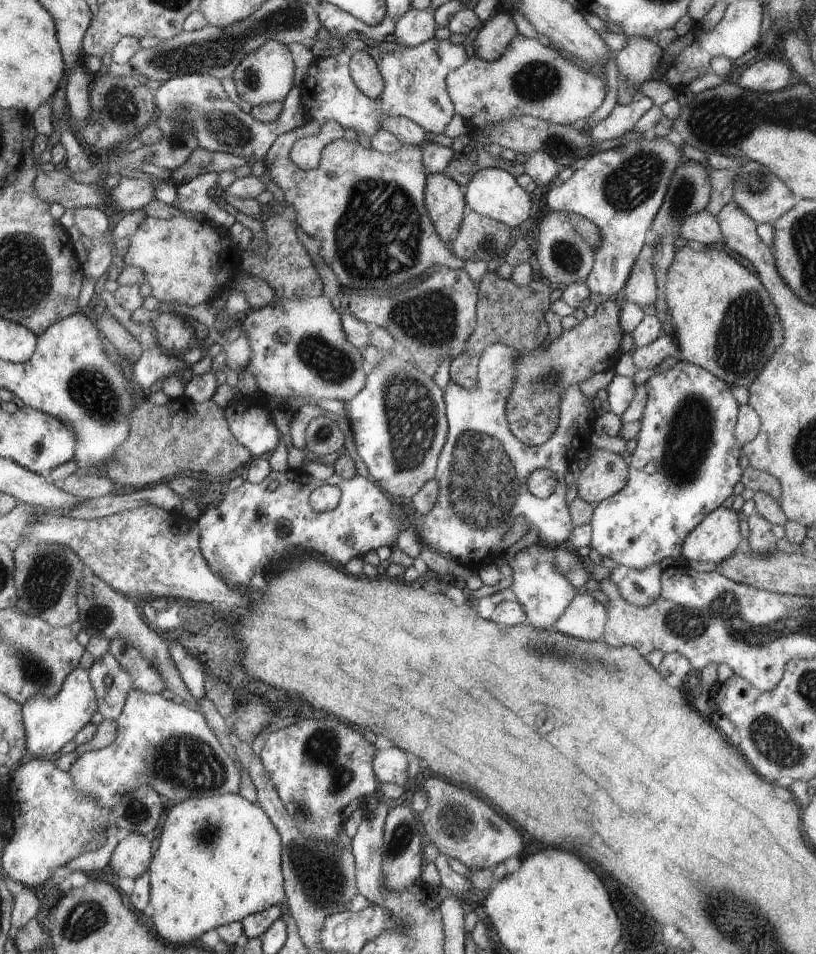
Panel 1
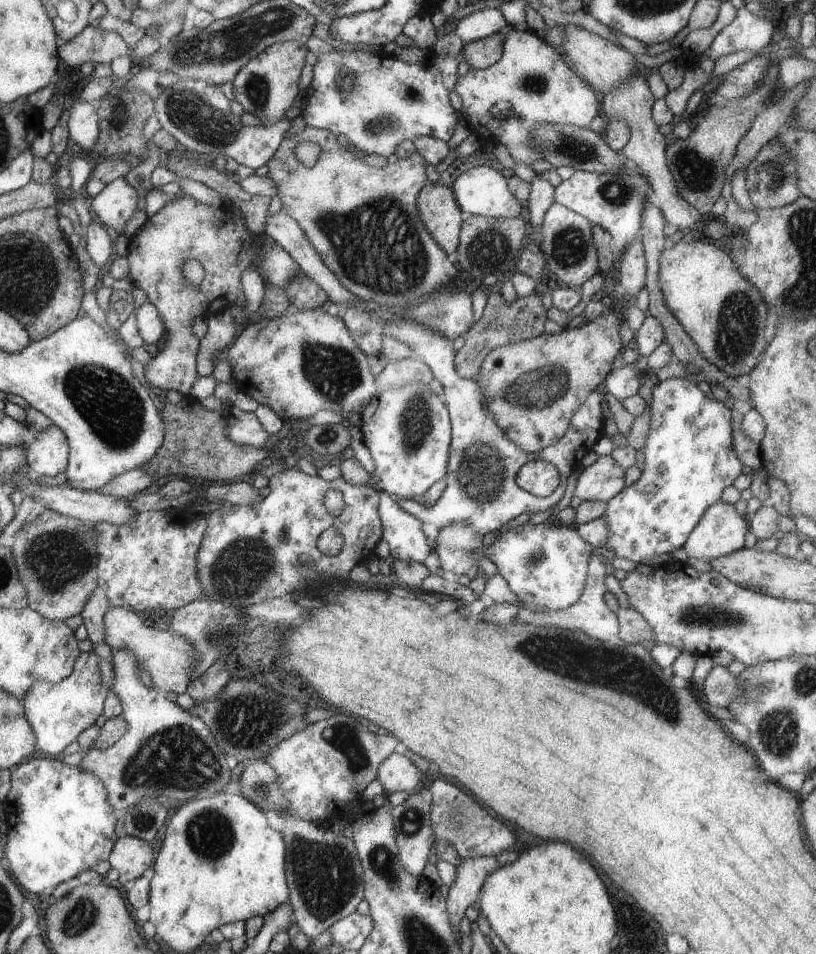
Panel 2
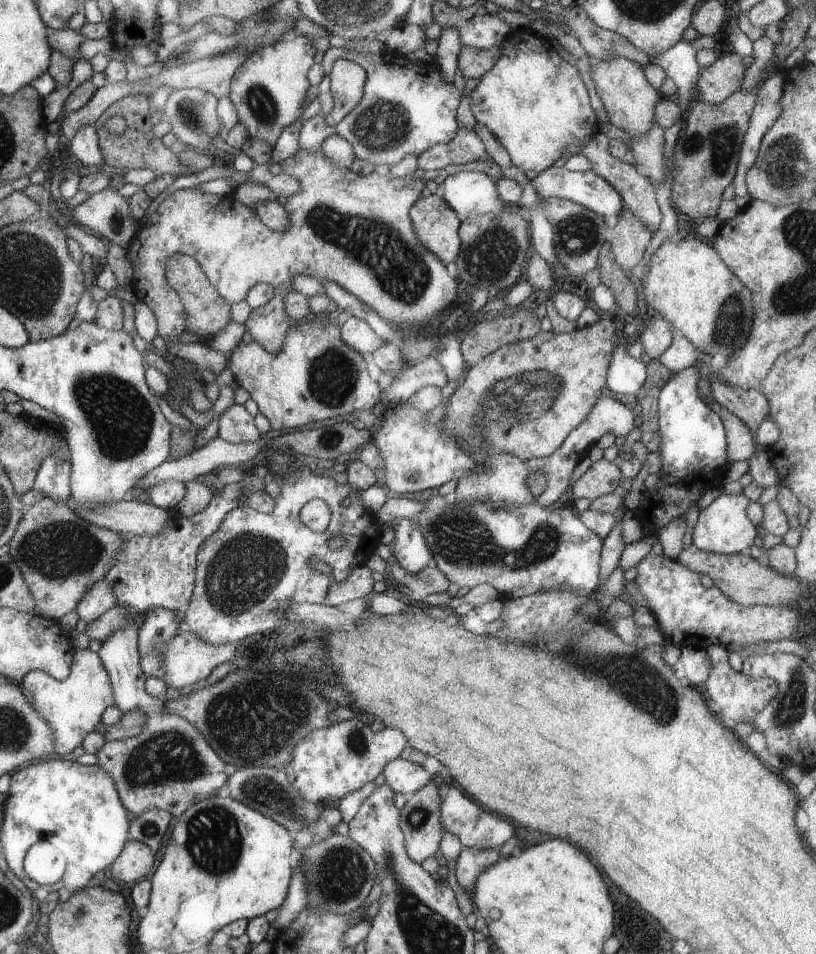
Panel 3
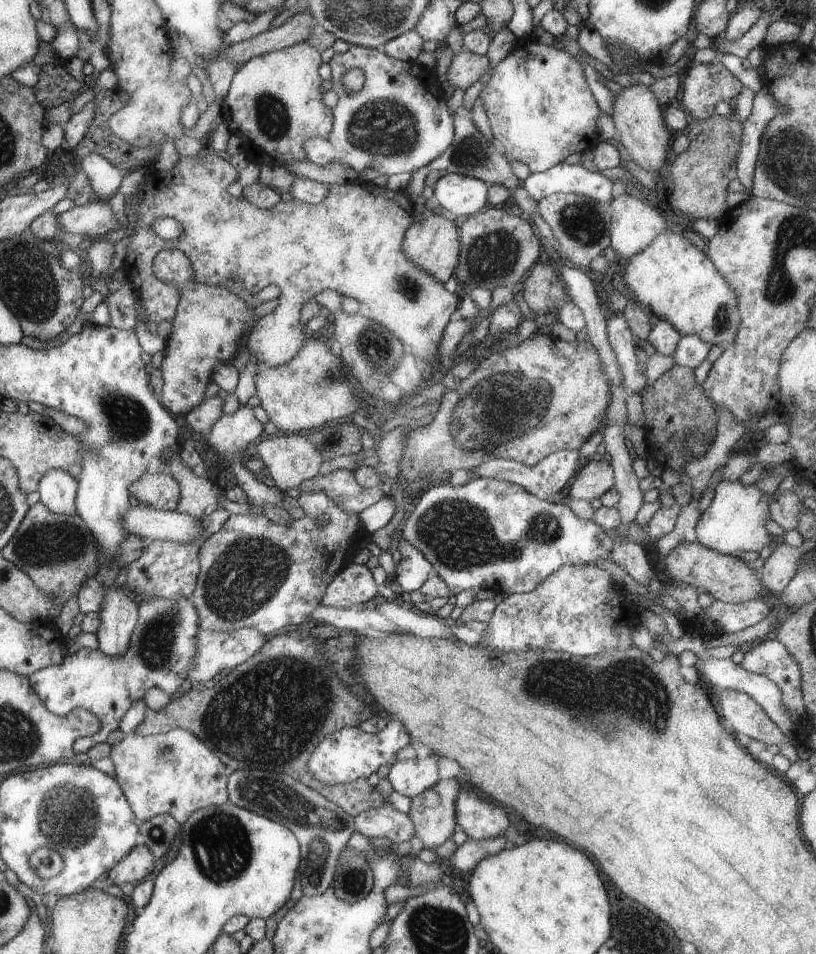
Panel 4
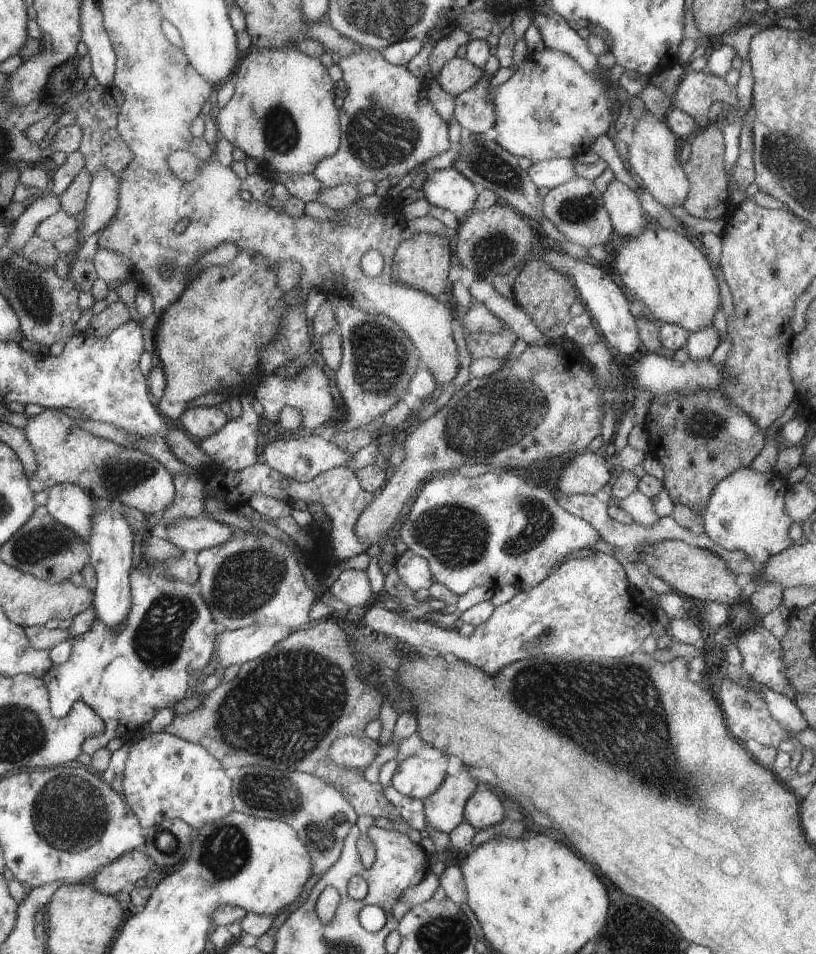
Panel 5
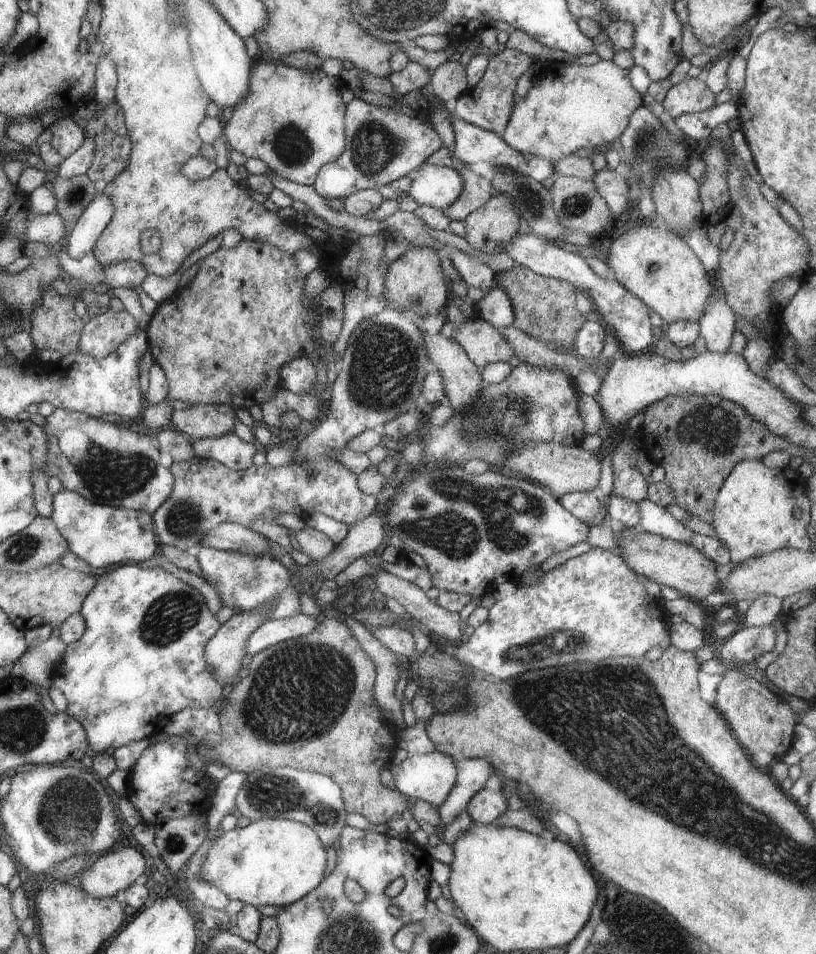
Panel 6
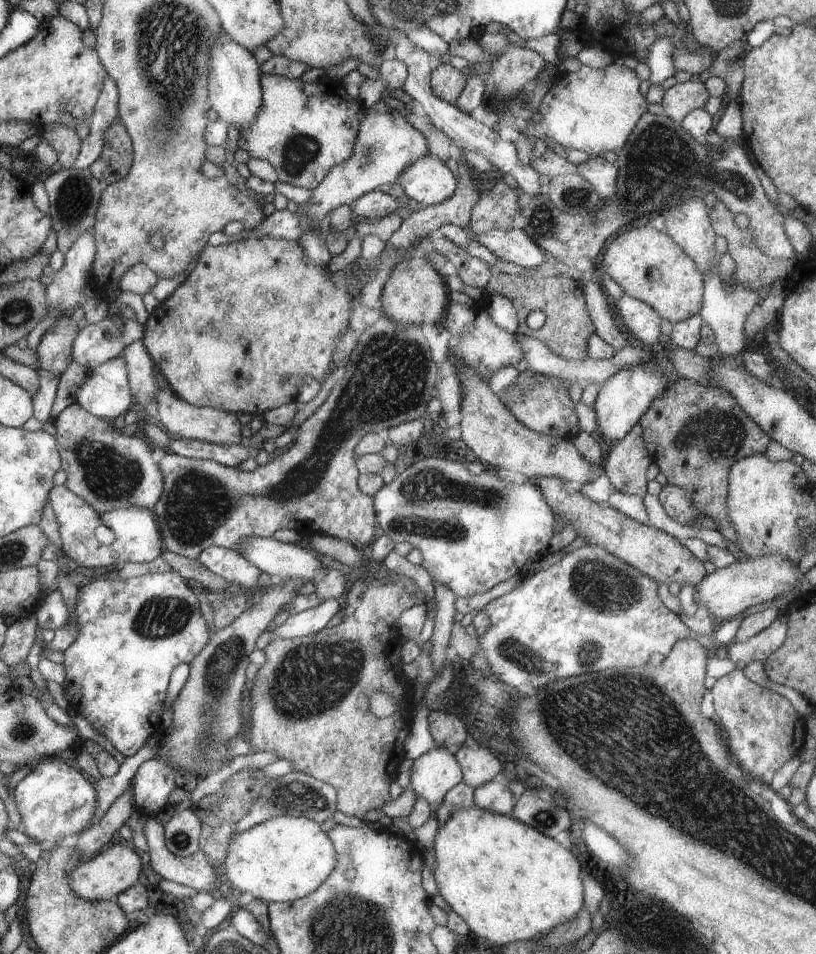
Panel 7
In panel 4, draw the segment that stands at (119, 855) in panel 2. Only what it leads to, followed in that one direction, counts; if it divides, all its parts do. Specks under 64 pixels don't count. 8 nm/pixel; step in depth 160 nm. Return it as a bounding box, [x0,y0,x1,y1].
[104,845,154,888]

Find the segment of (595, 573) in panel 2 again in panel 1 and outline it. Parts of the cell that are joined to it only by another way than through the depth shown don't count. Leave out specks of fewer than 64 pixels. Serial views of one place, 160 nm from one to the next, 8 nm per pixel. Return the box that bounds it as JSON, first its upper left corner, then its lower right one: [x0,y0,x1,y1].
[549,589,607,641]

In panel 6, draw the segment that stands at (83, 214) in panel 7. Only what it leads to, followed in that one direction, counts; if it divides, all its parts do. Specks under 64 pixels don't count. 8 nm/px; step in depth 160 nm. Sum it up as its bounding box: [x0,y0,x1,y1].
[52,175,98,247]

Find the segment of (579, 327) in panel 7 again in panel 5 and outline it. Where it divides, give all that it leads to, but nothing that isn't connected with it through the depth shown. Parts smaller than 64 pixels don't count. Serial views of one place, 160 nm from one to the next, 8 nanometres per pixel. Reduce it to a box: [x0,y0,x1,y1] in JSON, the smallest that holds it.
[513,258,580,333]

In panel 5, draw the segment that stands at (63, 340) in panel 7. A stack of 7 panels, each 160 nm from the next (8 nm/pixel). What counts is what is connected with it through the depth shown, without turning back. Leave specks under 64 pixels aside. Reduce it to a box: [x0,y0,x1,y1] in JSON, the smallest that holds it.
[2,253,80,347]

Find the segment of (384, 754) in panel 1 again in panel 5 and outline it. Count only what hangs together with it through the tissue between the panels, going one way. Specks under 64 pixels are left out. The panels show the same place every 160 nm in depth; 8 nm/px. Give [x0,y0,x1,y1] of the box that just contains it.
[391,744,449,801]

